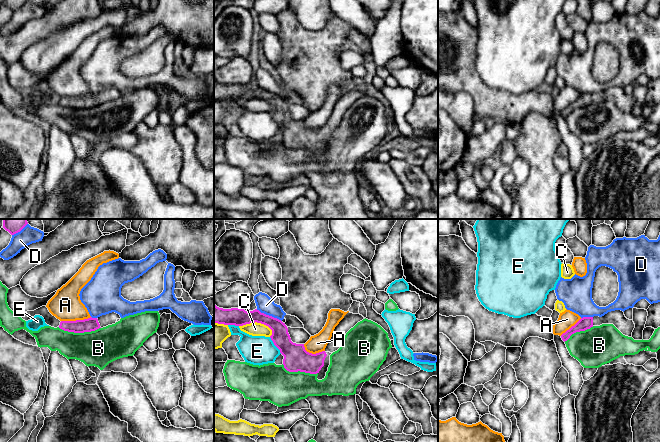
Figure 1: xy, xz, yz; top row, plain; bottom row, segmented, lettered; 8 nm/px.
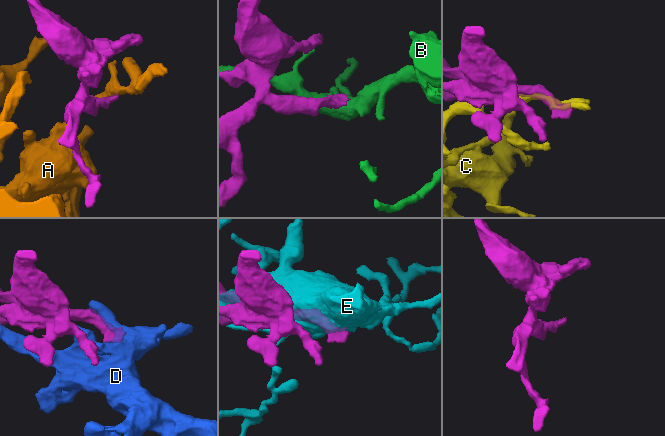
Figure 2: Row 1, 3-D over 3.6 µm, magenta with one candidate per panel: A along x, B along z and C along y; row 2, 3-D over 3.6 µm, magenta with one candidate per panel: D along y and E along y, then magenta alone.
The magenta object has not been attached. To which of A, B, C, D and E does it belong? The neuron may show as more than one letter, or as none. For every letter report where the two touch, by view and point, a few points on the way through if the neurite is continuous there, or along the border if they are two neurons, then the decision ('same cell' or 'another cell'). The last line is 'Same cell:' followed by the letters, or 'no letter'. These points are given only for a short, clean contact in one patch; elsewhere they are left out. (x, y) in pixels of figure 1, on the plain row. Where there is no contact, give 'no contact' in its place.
A: contact xy (76, 96); another cell
B: contact xy (79, 108); another cell
C: contact xz (257, 98); another cell
D: contact xz (268, 91); another cell
E: contact xz (274, 120); another cell
Same cell: no letter

